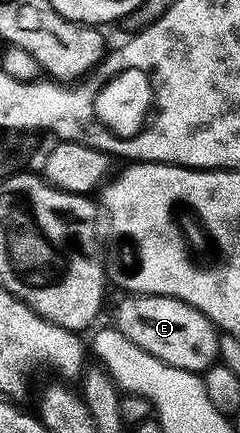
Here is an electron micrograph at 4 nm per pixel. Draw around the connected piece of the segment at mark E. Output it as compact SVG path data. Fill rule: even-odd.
M127 295L126 300L118 304L118 313L113 323L120 334L128 338L128 342L136 342L140 350L152 354L160 362L164 362L175 370L205 374L219 363L218 341L220 332L212 321L200 310L188 306L171 296L135 296Z

